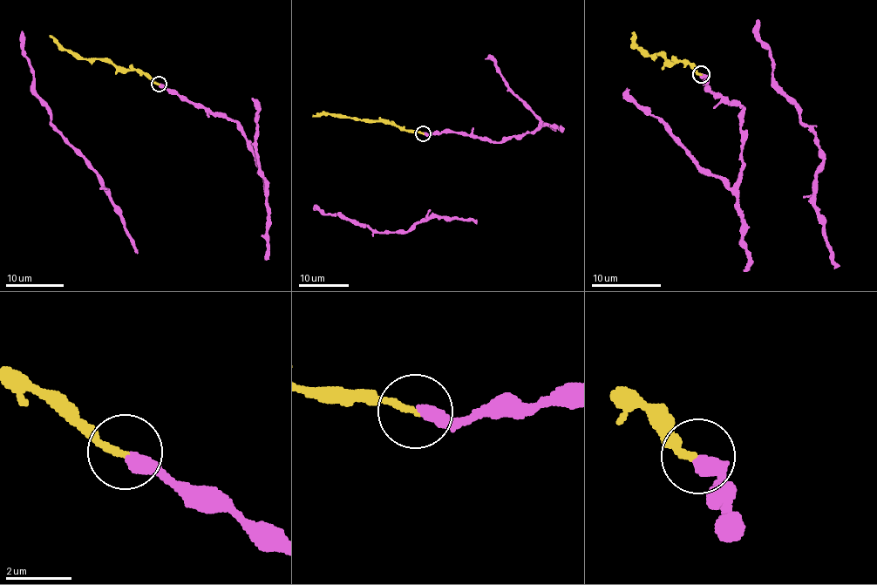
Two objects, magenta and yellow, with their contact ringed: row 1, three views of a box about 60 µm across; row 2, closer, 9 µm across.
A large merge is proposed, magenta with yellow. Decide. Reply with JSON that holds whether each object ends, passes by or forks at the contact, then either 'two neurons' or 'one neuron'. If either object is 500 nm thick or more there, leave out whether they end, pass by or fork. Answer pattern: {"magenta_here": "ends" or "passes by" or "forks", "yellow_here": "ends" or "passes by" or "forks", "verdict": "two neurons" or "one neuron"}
{"magenta_here": "ends", "yellow_here": "ends", "verdict": "one neuron"}

